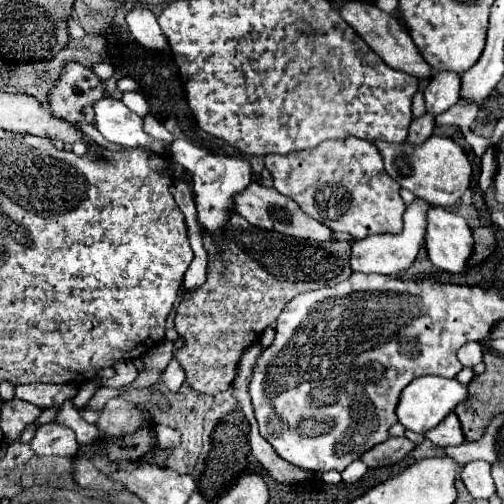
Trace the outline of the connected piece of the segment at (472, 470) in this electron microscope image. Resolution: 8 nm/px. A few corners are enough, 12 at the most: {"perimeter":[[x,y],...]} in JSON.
{"perimeter":[[477,460],[461,470],[473,498],[495,494],[491,464]]}

